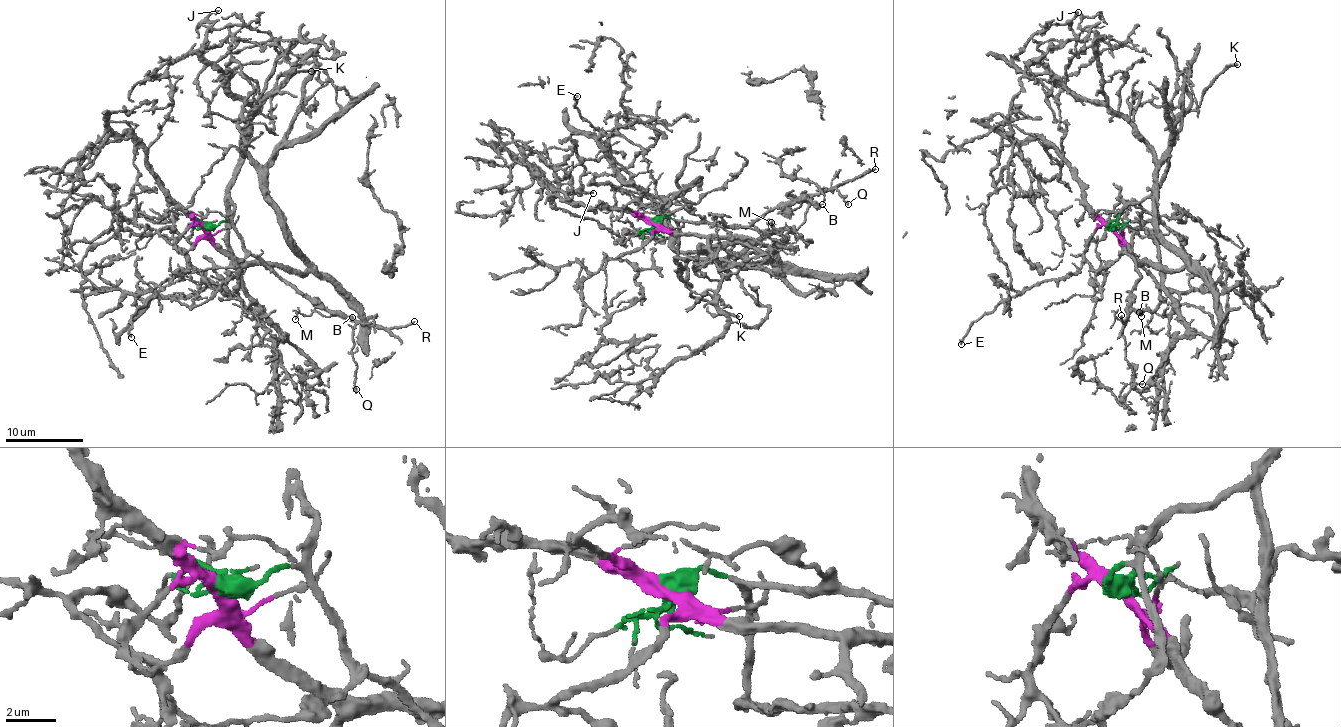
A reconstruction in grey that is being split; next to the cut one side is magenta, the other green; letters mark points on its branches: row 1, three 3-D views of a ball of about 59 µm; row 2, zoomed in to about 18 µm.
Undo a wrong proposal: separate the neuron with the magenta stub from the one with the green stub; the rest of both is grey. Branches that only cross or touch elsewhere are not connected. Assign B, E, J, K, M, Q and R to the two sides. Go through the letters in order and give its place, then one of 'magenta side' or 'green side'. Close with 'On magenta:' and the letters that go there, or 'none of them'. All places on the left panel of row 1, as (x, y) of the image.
B: place (352, 317); green side
E: place (131, 337); magenta side
J: place (218, 10); magenta side
K: place (311, 71); green side
M: place (295, 319); green side
Q: place (356, 389); green side
R: place (414, 321); green side
On magenta: E, J

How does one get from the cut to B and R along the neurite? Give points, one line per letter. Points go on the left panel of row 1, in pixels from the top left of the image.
B: (206, 226), (229, 221), (246, 248), (261, 256), (282, 278), (328, 309), (352, 317)
R: (206, 226), (229, 221), (252, 254), (261, 256), (306, 295), (333, 311), (362, 323), (400, 328), (415, 320)

